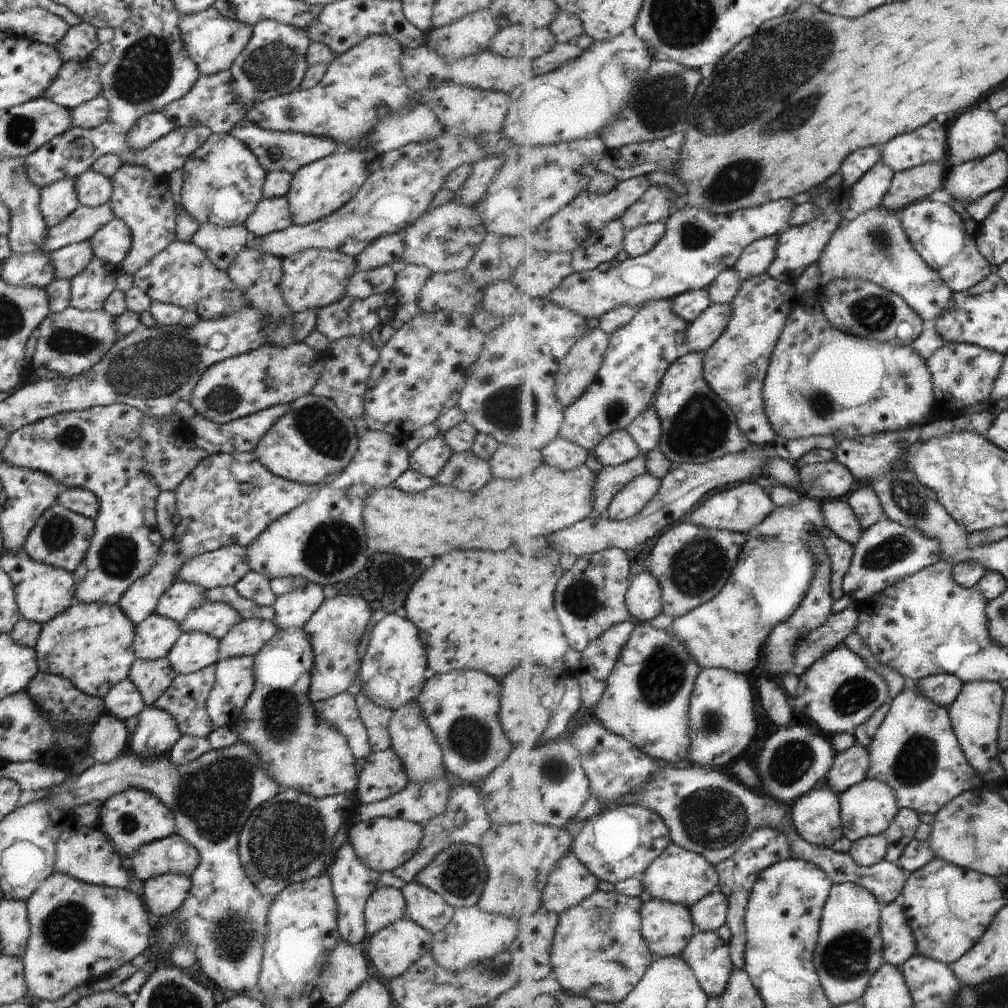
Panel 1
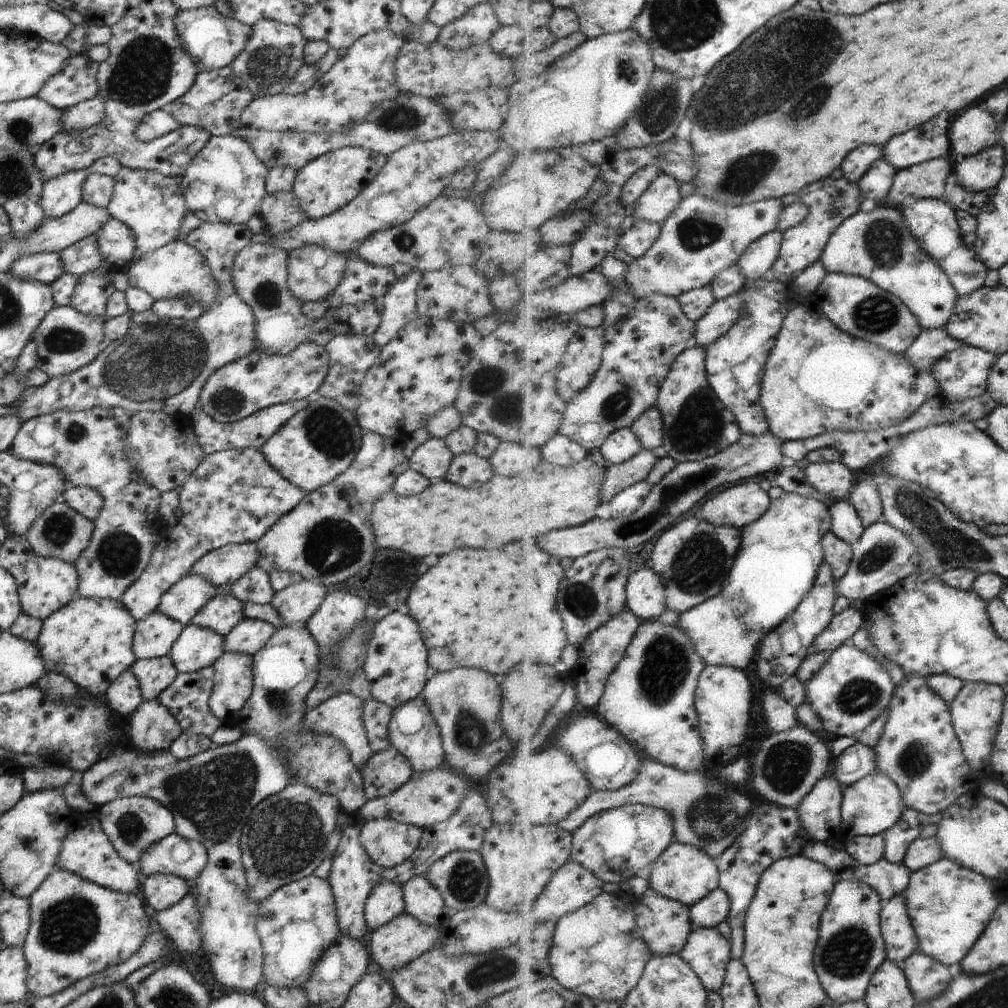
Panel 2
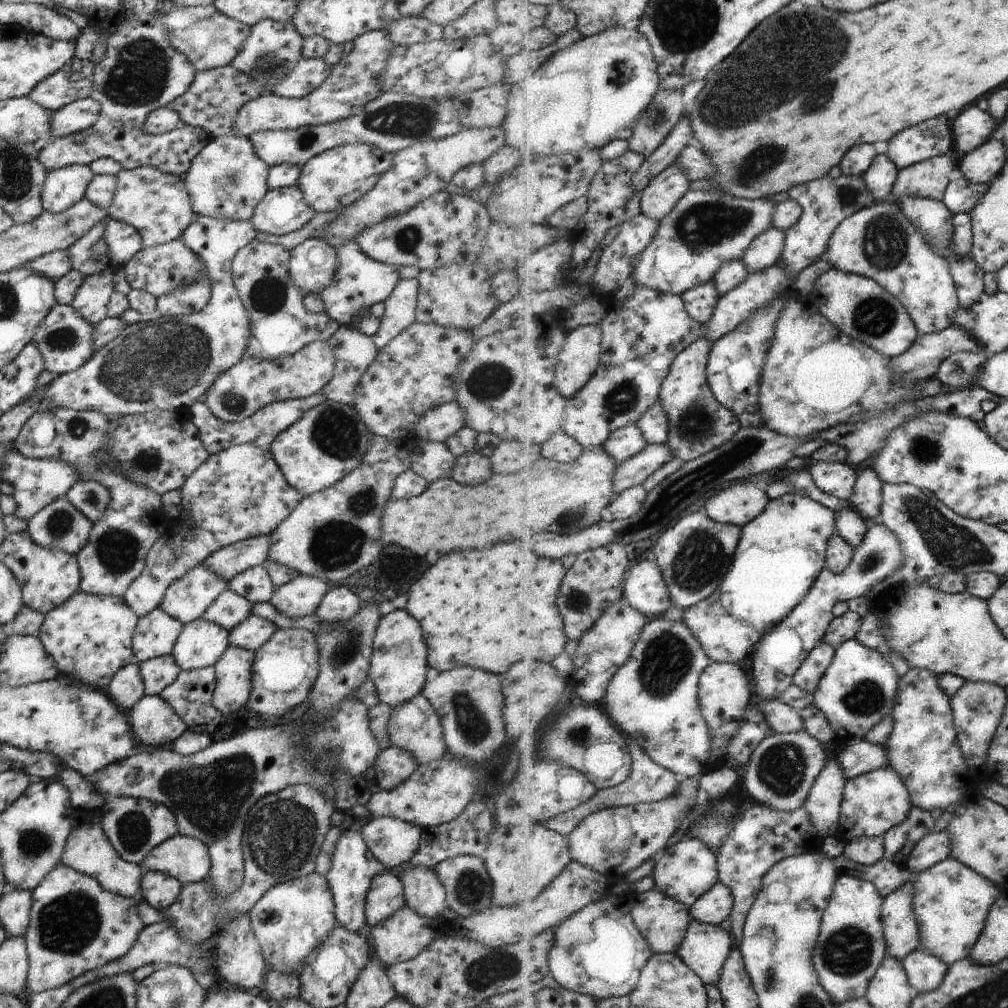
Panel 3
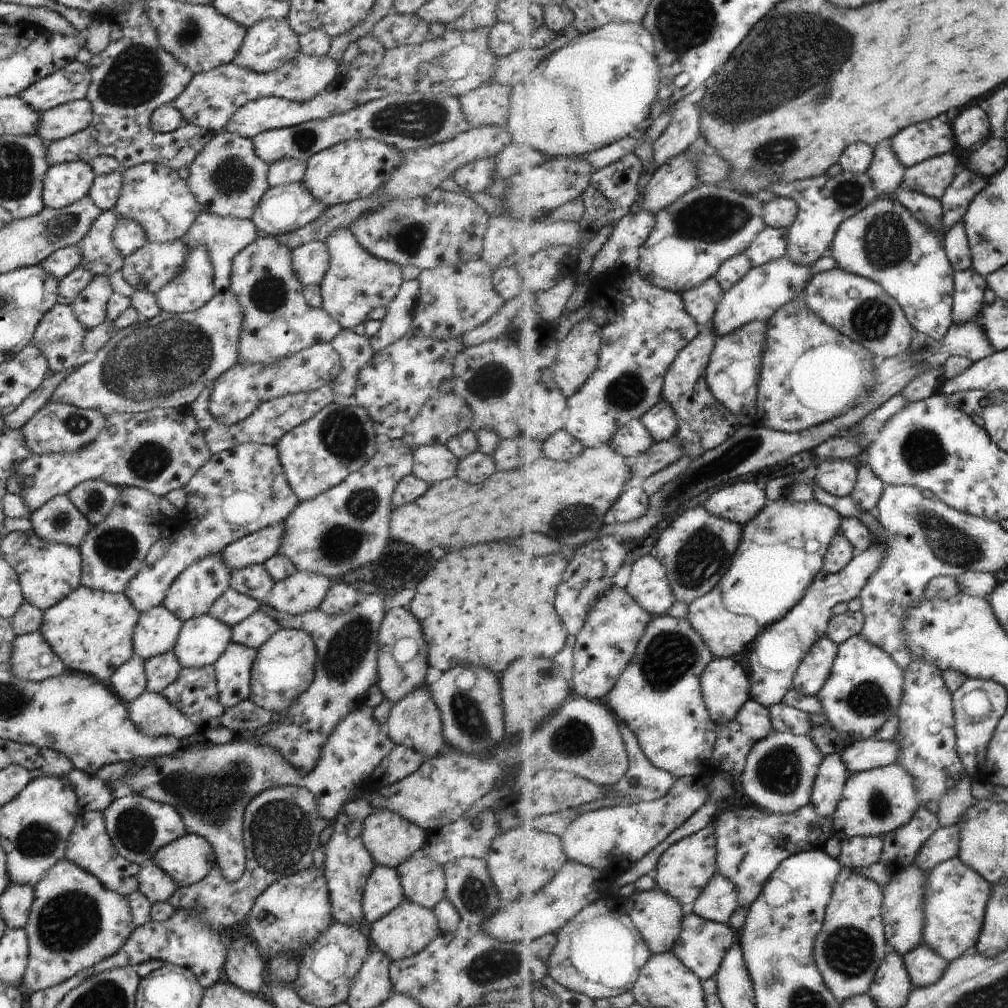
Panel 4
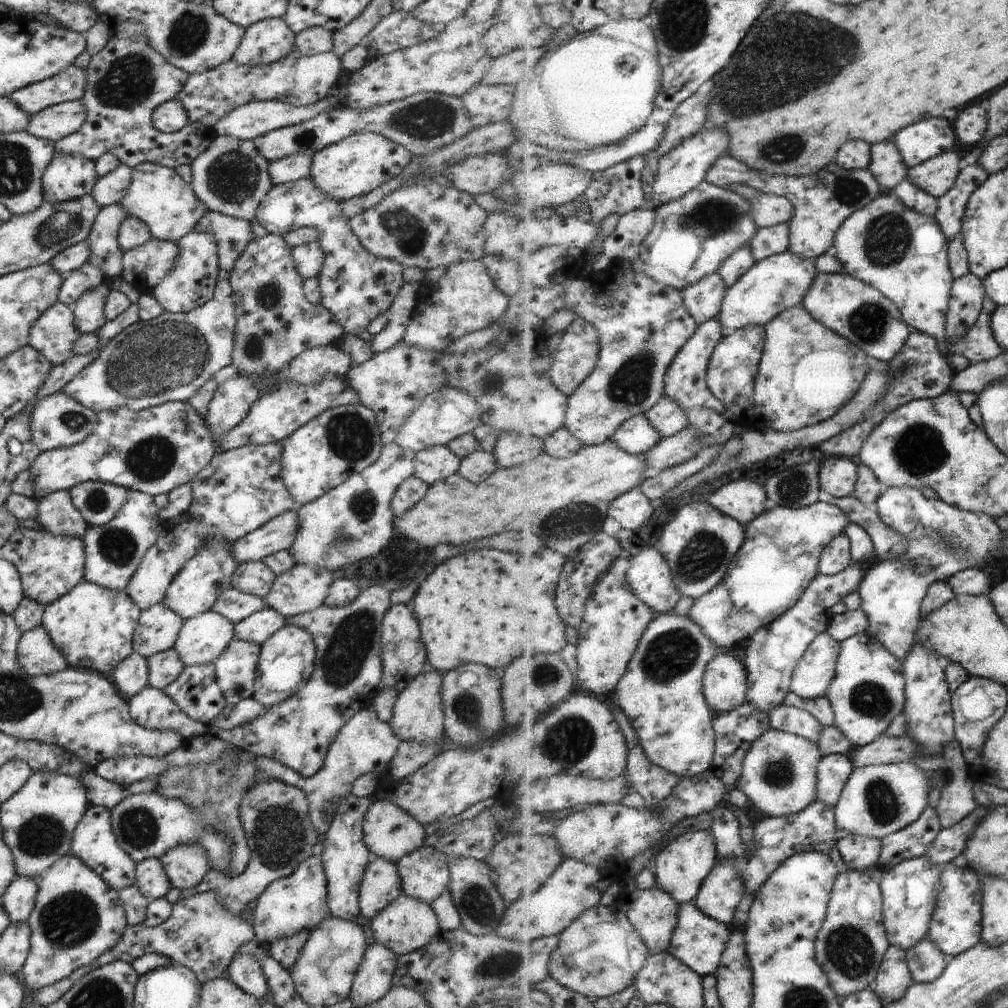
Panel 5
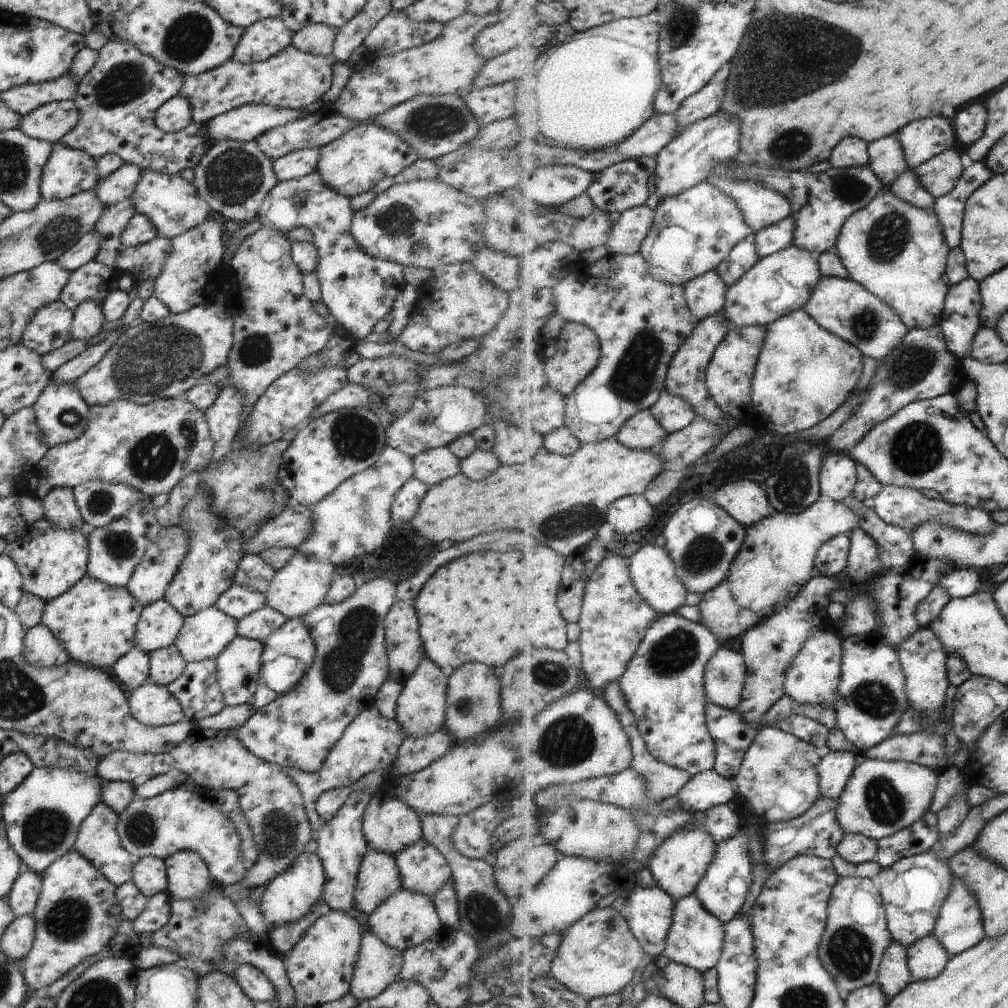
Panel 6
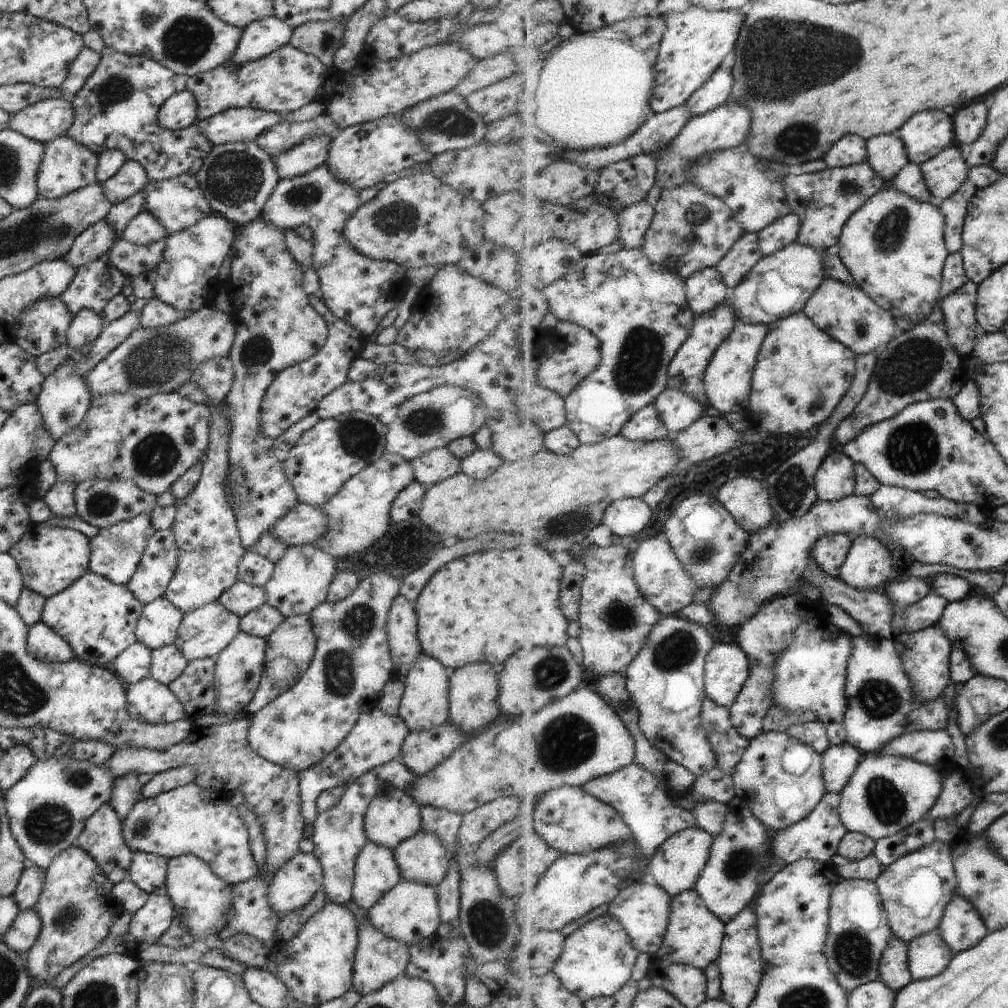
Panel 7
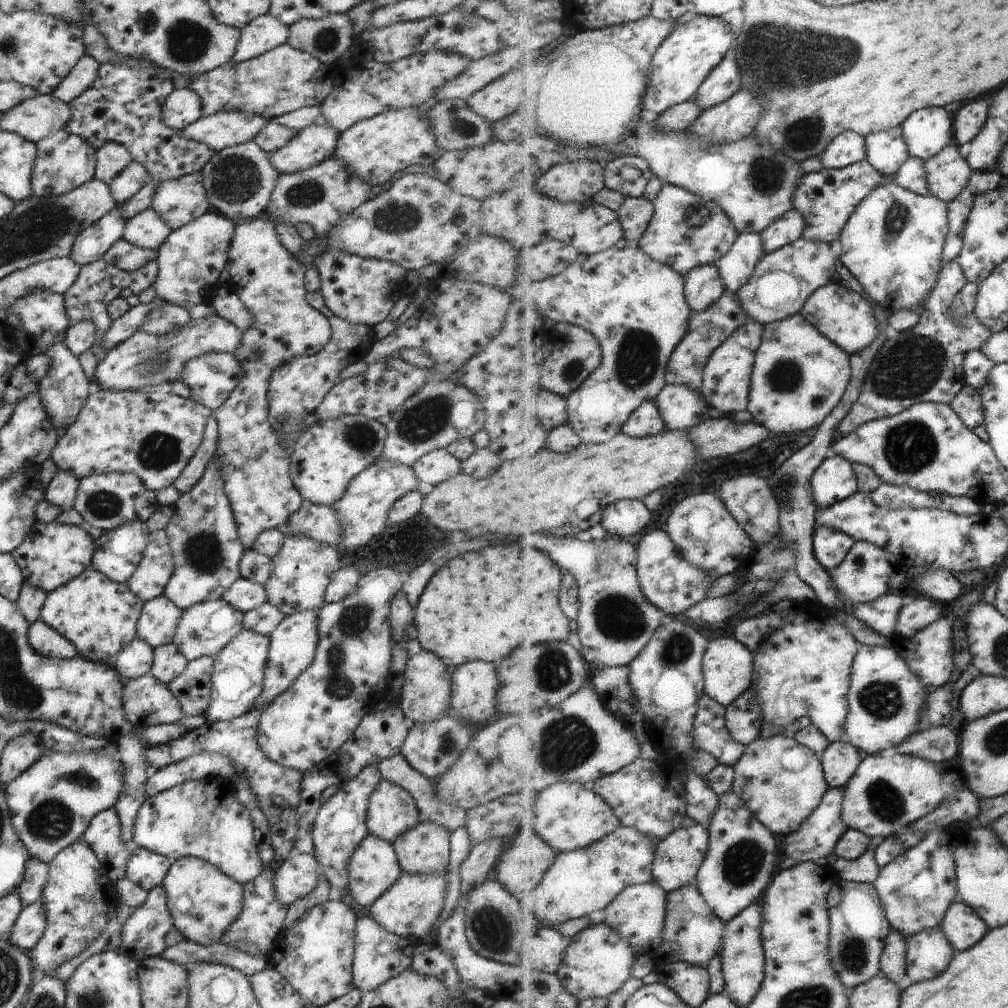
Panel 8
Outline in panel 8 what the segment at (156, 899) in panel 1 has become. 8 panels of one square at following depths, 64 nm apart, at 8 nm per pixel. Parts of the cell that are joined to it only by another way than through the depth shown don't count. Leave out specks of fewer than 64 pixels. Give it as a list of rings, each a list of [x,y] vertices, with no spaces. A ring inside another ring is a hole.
[[[130,840],[126,842],[126,846],[129,858],[125,864],[125,879],[147,892],[161,885],[172,860],[150,850],[143,850]]]

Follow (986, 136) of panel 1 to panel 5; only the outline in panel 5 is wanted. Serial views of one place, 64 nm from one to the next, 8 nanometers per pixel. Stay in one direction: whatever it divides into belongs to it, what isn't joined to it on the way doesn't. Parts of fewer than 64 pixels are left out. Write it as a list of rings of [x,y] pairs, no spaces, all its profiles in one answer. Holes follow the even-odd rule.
[[[979,104],[967,106],[955,122],[955,130],[960,142],[972,145],[974,148],[984,142],[987,129],[987,110]]]

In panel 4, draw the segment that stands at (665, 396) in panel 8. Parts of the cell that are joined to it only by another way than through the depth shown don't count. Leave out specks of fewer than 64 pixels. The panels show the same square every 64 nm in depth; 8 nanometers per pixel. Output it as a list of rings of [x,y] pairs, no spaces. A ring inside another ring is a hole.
[[[662,399],[653,409],[648,410],[642,416],[641,422],[651,431],[655,444],[674,439],[677,435],[679,420],[667,399]]]

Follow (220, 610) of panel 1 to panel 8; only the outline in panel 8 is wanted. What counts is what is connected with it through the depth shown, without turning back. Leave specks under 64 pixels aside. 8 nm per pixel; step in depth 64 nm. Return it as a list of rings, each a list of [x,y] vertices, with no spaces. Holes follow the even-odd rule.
[[[238,578],[223,591],[220,599],[227,602],[233,610],[244,613],[266,602],[265,588],[264,585]]]

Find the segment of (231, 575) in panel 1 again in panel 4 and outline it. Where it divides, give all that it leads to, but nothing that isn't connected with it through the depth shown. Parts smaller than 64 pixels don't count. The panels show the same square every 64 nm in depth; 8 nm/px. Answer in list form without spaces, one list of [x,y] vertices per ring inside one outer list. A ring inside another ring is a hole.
[[[283,521],[277,522],[275,526],[261,528],[224,546],[219,552],[219,560],[229,568],[229,572],[262,563],[279,550],[281,536],[283,536]]]

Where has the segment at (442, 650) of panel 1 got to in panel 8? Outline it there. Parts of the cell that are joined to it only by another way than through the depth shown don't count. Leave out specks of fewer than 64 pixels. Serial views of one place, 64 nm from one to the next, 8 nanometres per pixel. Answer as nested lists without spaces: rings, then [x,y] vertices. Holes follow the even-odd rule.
[[[519,544],[487,546],[479,552],[469,552],[449,560],[419,595],[413,607],[413,625],[420,647],[434,654],[445,666],[461,666],[469,660],[501,660],[515,646],[539,644],[549,640],[567,640],[571,630],[567,618],[559,606],[561,588],[559,566],[541,550],[525,548]]]

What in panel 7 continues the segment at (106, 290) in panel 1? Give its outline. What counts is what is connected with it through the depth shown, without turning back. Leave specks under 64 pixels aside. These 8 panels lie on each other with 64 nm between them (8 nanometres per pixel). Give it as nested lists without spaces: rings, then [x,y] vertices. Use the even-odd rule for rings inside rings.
[[[87,308],[79,309],[77,314],[72,315],[71,322],[67,327],[66,345],[78,351],[81,346],[93,342],[103,330],[104,325],[104,320],[99,318],[95,312],[91,312]]]

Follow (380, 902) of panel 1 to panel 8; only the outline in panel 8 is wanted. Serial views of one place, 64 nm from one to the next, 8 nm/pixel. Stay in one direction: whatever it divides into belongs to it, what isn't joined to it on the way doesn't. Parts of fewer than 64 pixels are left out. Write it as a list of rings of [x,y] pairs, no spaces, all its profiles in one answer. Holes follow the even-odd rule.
[[[366,834],[347,862],[348,893],[361,908],[367,910],[371,903],[375,902],[375,899],[379,898],[379,895],[383,894],[399,878],[400,873],[392,843]]]

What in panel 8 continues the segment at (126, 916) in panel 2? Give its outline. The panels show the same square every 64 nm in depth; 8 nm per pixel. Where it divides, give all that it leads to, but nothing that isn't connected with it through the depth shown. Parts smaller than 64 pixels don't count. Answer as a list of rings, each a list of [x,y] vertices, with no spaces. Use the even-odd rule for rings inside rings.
[[[81,840],[60,850],[47,863],[47,880],[39,900],[45,914],[45,928],[27,952],[33,970],[40,970],[43,976],[51,974],[59,964],[83,952],[103,932],[111,910],[118,903],[114,884],[106,874],[95,853]]]

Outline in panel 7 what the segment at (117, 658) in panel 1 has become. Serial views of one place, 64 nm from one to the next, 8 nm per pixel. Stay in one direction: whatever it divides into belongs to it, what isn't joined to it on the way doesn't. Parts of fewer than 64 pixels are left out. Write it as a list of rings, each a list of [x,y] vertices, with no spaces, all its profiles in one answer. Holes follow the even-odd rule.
[[[87,571],[65,590],[45,599],[40,621],[62,638],[73,656],[93,666],[110,667],[112,660],[136,640],[134,630],[142,604],[125,585],[116,585]]]

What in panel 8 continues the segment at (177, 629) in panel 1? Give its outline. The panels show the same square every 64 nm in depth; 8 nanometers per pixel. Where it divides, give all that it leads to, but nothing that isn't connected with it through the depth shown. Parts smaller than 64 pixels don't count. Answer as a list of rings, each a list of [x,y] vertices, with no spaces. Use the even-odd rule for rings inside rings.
[[[163,595],[142,602],[136,622],[136,637],[151,648],[171,643],[181,611]]]

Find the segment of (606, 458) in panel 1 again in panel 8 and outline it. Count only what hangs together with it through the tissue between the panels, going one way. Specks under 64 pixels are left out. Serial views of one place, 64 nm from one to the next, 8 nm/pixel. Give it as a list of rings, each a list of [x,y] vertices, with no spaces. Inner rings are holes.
[[[656,401],[645,402],[630,416],[630,420],[623,426],[622,432],[632,437],[659,436],[667,430],[662,411]]]

